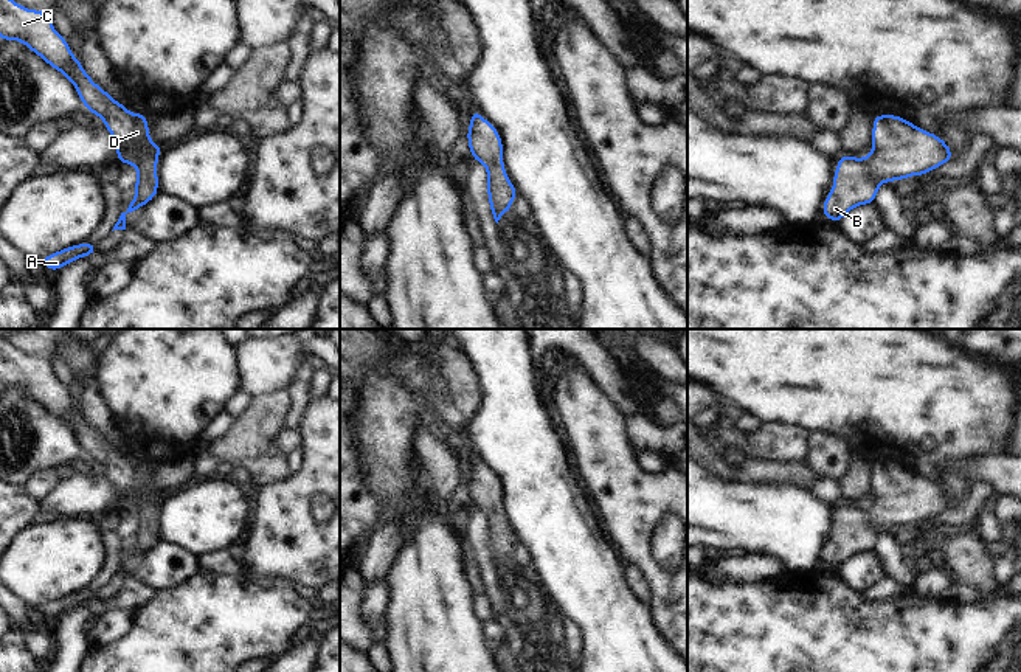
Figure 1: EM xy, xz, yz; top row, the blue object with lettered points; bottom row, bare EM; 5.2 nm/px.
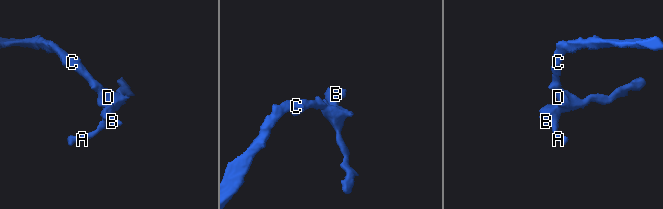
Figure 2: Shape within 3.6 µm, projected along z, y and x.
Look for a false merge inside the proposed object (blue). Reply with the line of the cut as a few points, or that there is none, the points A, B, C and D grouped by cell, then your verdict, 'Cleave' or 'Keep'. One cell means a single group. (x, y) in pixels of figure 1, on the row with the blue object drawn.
No split. Groups: A B C D. Keep.

